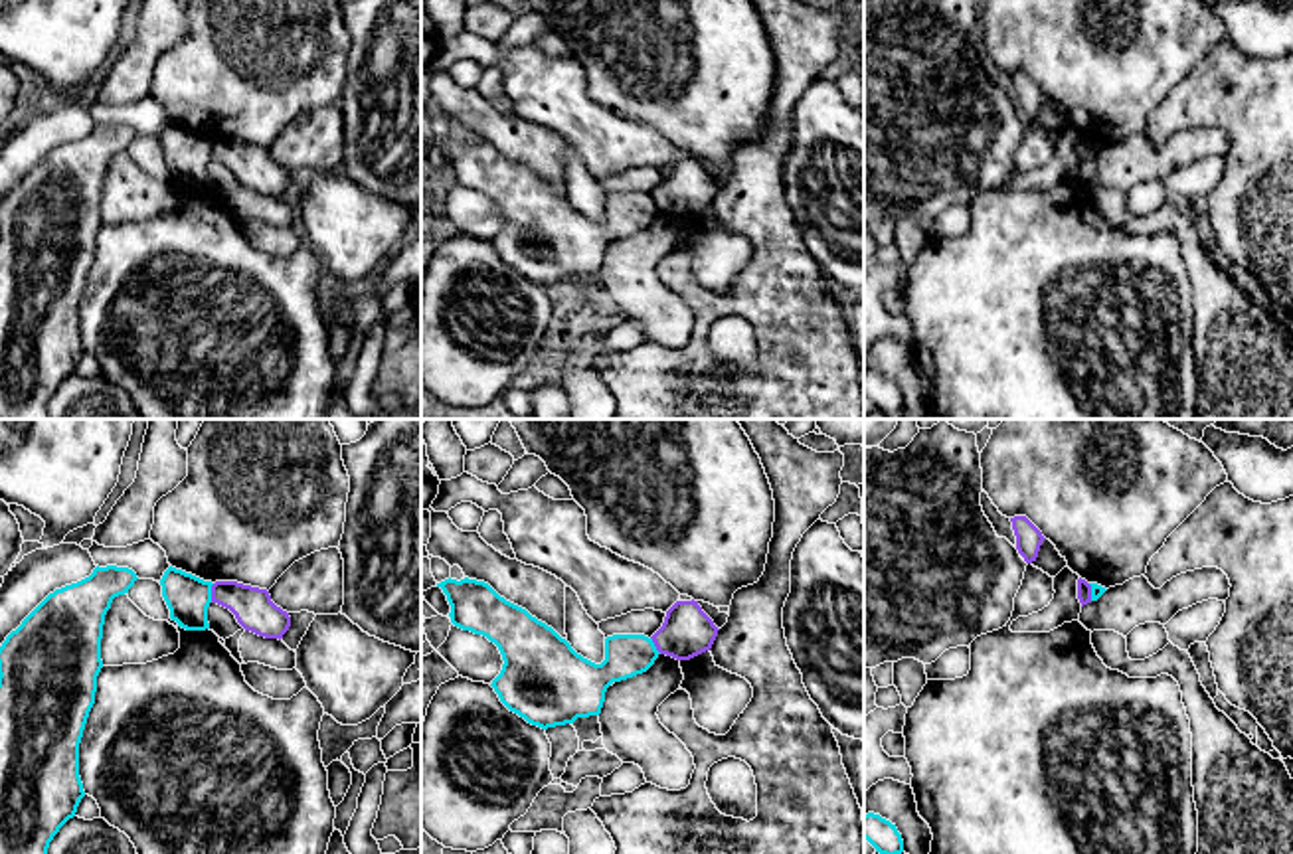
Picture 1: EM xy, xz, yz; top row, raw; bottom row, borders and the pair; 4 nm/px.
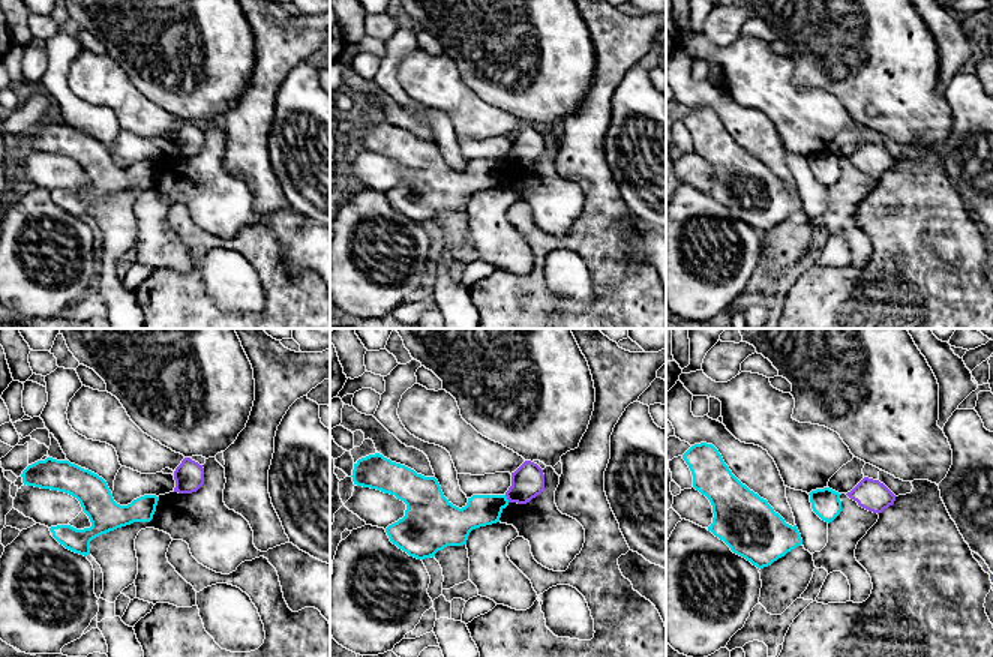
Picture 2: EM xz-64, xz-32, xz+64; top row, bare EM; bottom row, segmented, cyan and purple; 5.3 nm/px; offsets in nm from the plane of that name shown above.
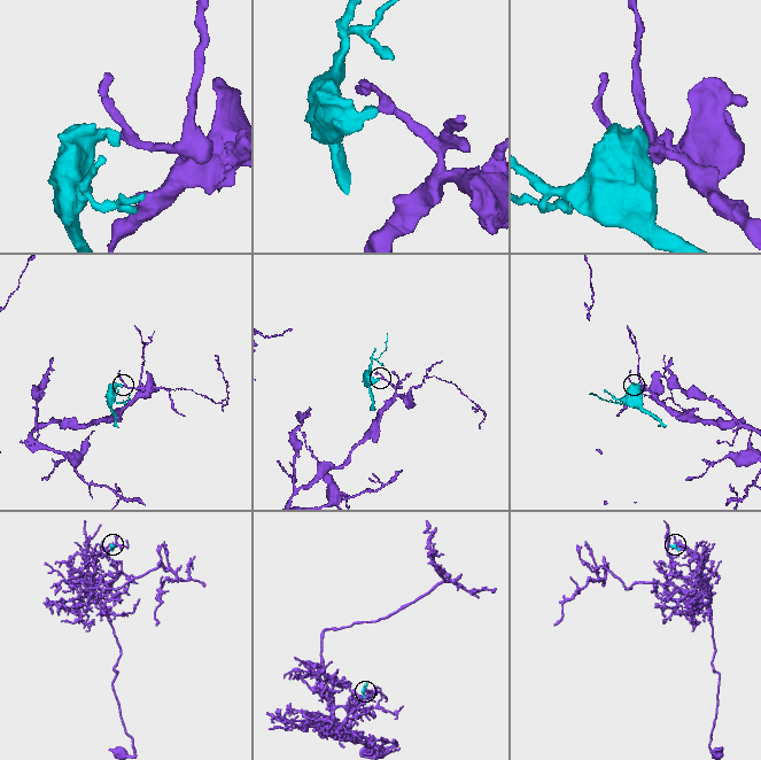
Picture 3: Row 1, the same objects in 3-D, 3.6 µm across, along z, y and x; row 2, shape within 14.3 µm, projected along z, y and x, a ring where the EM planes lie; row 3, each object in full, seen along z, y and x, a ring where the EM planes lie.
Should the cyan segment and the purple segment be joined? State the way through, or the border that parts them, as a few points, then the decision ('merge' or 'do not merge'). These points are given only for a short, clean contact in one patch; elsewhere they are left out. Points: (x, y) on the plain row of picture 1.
border along xy (214, 141), (210, 159); do not merge

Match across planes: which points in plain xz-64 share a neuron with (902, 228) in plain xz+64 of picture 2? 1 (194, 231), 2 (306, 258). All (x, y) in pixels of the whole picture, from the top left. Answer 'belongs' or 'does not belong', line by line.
1: belongs
2: does not belong

